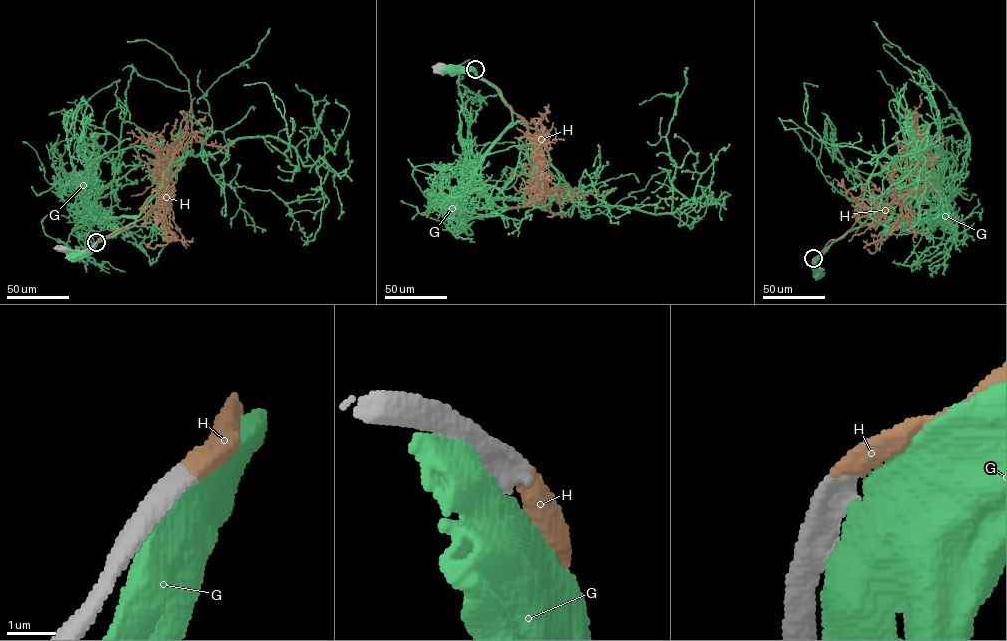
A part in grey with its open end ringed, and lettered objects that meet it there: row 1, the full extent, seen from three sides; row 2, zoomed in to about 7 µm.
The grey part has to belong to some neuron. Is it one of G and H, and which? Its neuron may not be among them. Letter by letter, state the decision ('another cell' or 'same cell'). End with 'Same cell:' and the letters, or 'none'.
G: another cell
H: same cell
Same cell: H

